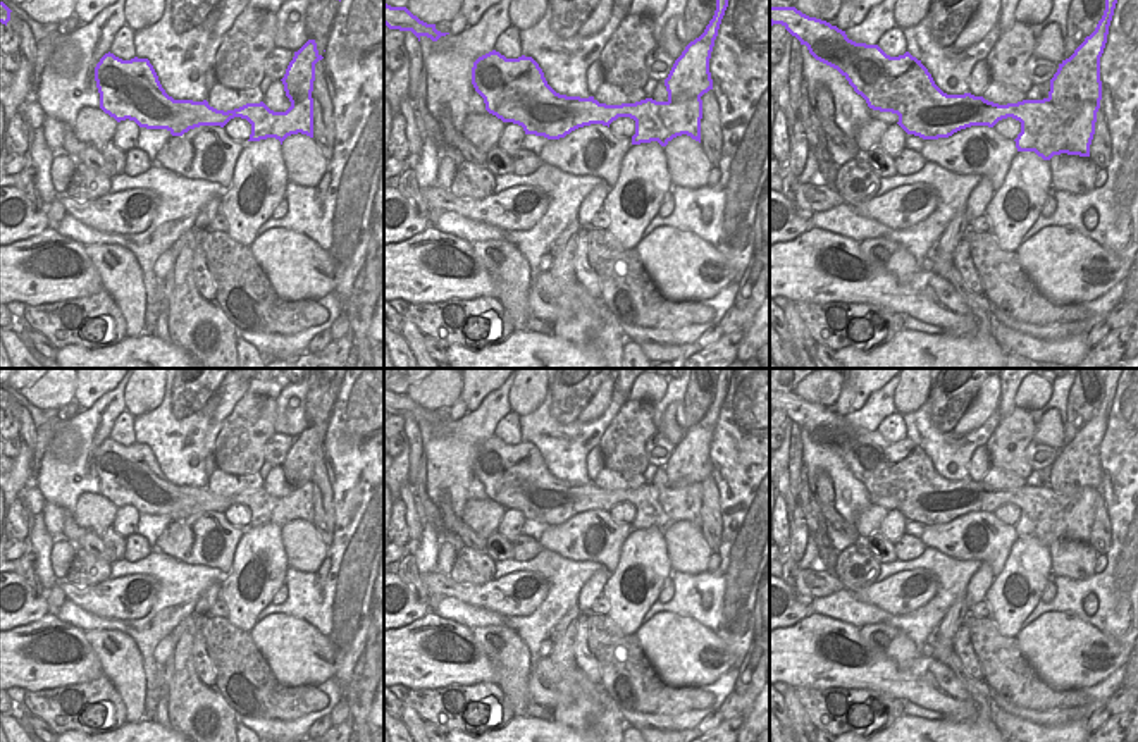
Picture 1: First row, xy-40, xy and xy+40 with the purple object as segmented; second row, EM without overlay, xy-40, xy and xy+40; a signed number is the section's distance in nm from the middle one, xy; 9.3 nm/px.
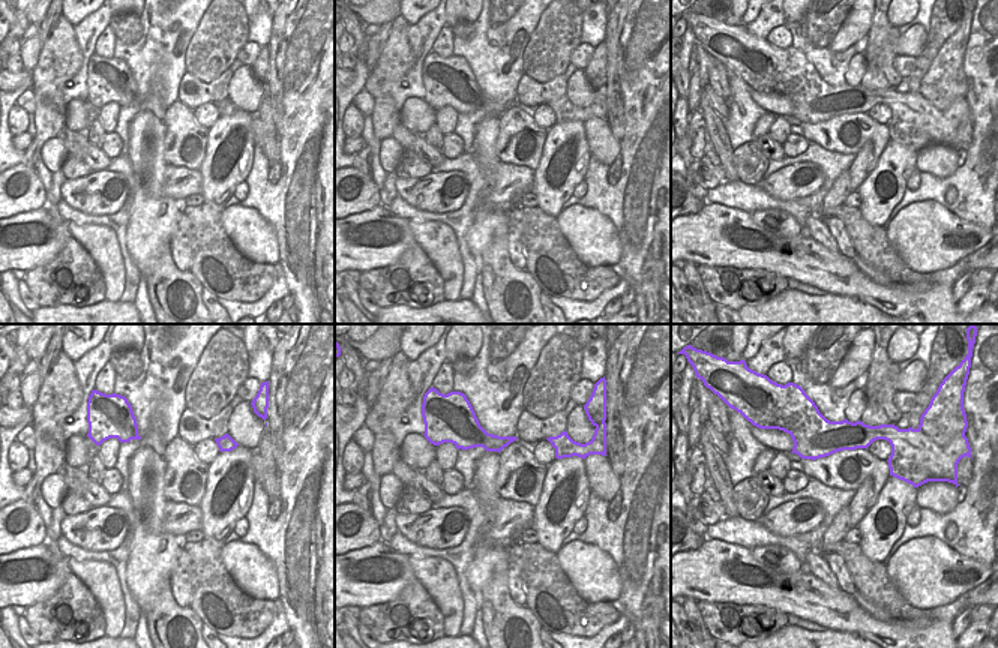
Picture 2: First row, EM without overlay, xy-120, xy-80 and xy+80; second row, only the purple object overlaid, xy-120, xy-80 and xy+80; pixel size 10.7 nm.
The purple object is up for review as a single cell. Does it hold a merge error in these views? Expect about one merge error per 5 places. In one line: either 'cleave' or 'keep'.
cleave

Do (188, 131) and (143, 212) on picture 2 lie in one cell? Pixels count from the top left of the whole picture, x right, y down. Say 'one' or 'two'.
two

